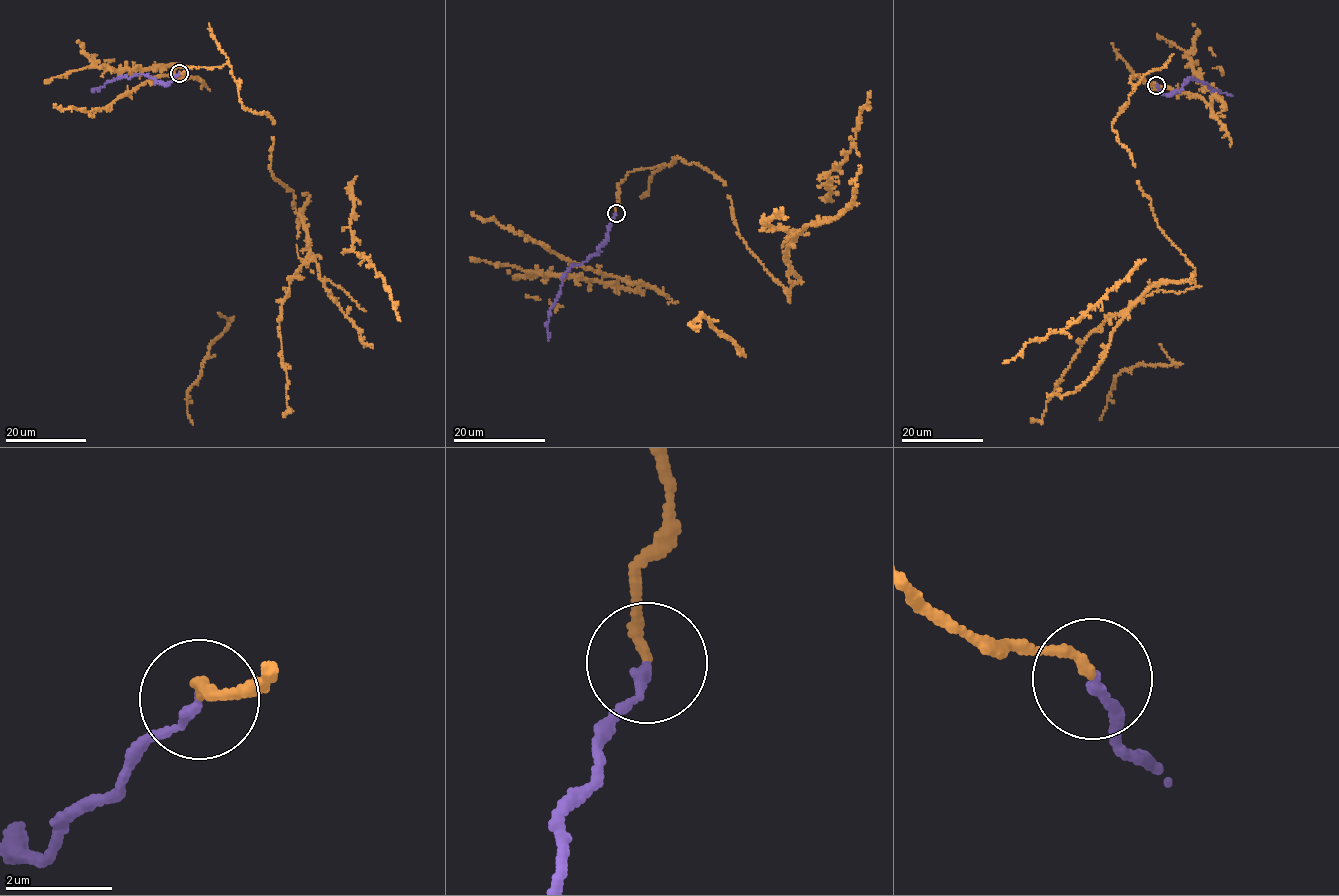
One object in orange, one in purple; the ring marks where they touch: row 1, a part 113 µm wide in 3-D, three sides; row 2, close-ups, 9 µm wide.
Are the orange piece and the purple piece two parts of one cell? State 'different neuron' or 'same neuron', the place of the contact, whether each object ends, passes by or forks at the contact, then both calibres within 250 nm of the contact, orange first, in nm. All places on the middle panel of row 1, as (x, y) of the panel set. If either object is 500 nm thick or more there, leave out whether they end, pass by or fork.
same neuron; place (616, 213); orange ends; purple ends; calibres 180 and 180 nm

